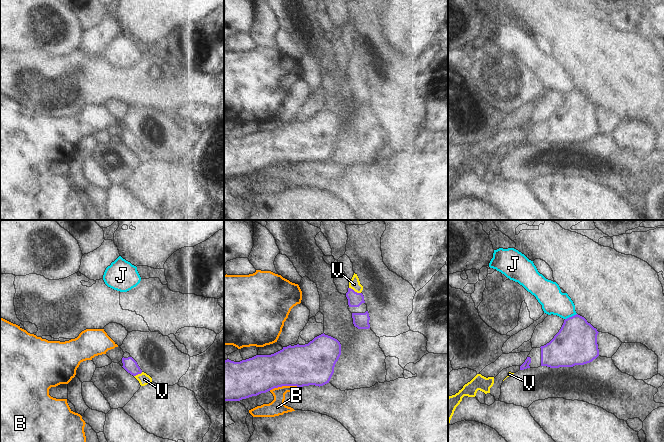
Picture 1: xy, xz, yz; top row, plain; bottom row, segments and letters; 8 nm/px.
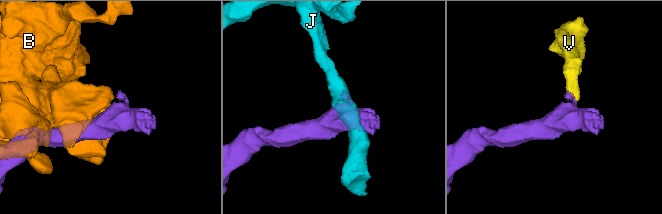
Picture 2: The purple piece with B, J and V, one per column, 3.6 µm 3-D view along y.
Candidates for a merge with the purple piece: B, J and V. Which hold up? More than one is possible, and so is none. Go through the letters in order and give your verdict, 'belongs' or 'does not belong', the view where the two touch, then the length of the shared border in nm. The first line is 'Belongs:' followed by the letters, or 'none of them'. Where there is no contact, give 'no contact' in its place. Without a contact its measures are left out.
Belongs: V
B: does not belong; contact in xz; length 240 nm
J: does not belong; contact in yz; length 110 nm
V: belongs; contact in xz; length 110 nm

